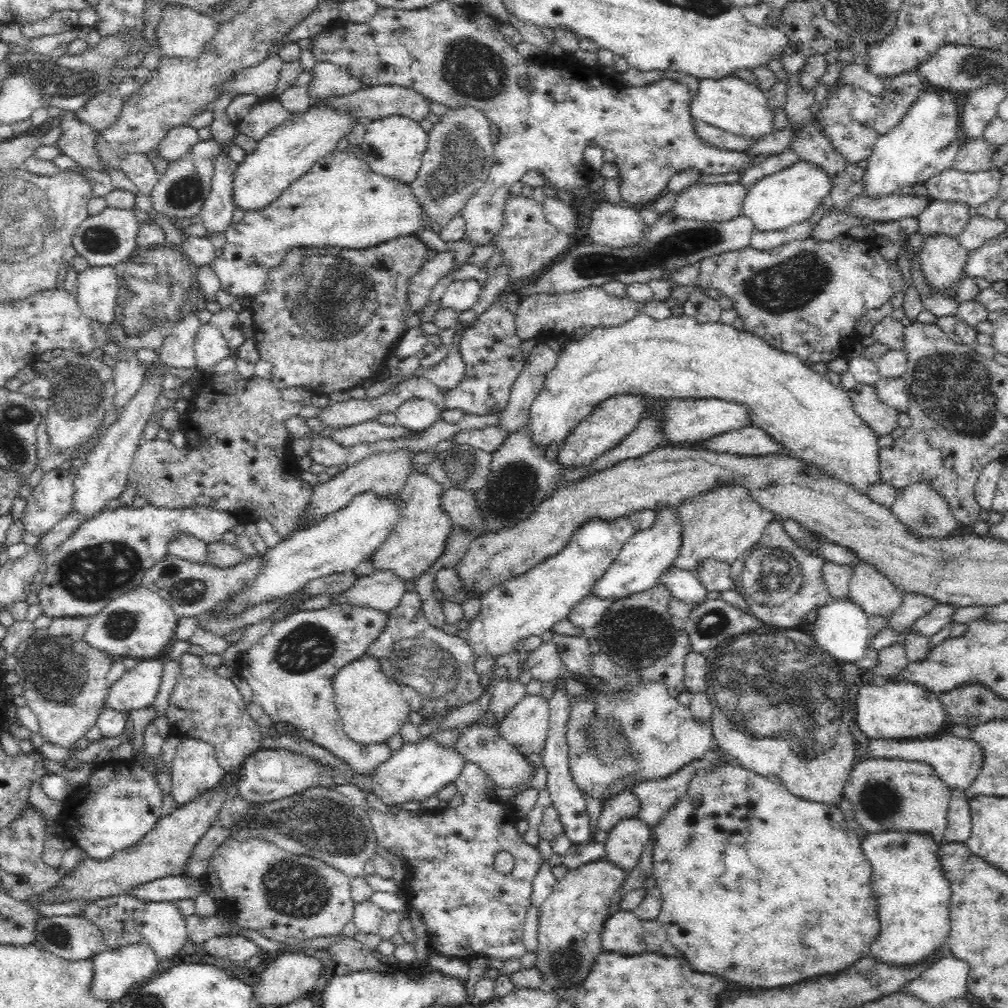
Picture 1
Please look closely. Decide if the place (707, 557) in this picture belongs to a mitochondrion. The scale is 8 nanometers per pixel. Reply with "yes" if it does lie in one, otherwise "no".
no

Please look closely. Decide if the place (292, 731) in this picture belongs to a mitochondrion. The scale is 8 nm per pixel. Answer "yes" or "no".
no

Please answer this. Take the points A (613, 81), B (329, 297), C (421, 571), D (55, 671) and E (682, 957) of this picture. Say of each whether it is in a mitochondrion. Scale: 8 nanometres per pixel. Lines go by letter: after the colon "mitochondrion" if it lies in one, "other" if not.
A: other
B: mitochondrion
C: other
D: mitochondrion
E: other

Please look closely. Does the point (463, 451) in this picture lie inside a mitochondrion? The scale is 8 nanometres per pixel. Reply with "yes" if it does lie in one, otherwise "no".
yes

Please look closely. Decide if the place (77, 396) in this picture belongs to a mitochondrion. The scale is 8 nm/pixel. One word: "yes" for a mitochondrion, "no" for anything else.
yes

